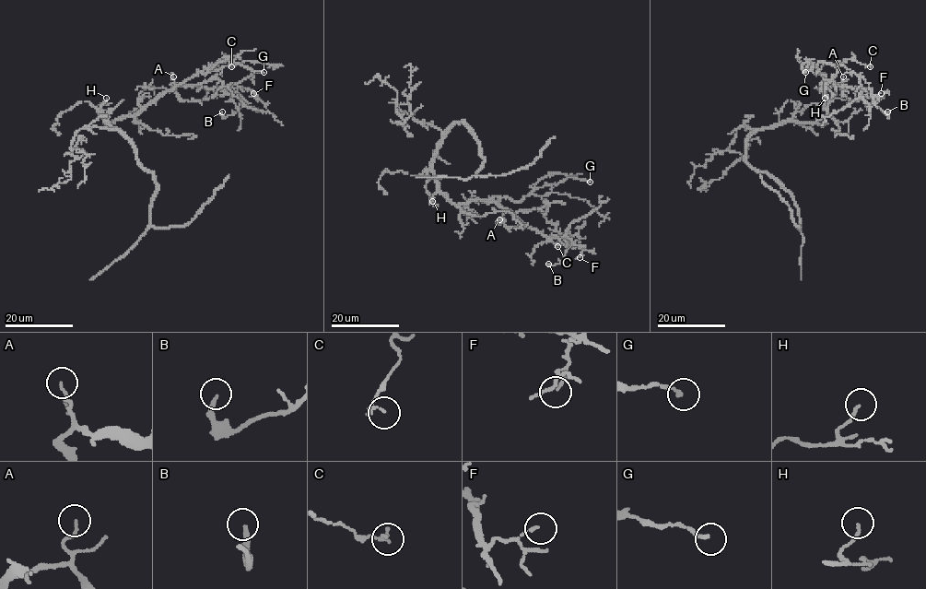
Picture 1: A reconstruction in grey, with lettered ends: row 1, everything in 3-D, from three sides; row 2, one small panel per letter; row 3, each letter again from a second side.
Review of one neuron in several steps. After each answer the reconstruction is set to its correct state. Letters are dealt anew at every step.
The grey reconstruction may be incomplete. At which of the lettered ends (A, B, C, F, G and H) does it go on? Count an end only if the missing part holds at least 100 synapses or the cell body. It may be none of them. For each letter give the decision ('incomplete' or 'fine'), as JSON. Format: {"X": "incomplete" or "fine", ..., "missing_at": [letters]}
{"A": "fine", "B": "fine", "C": "fine", "F": "fine", "G": "fine", "H": "fine", "missing_at": []}

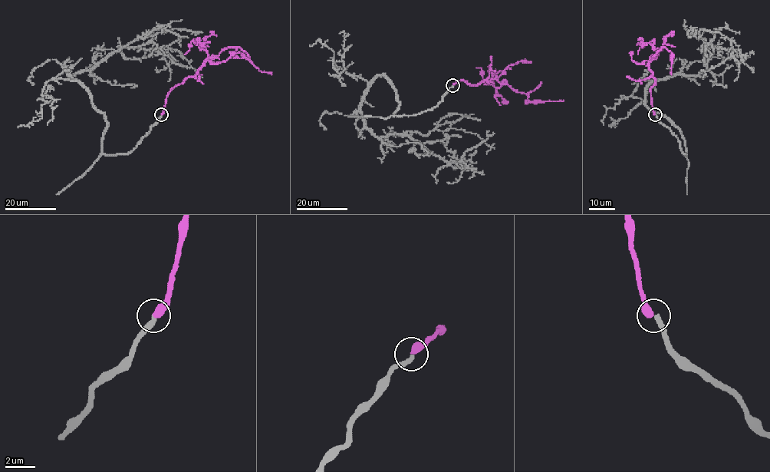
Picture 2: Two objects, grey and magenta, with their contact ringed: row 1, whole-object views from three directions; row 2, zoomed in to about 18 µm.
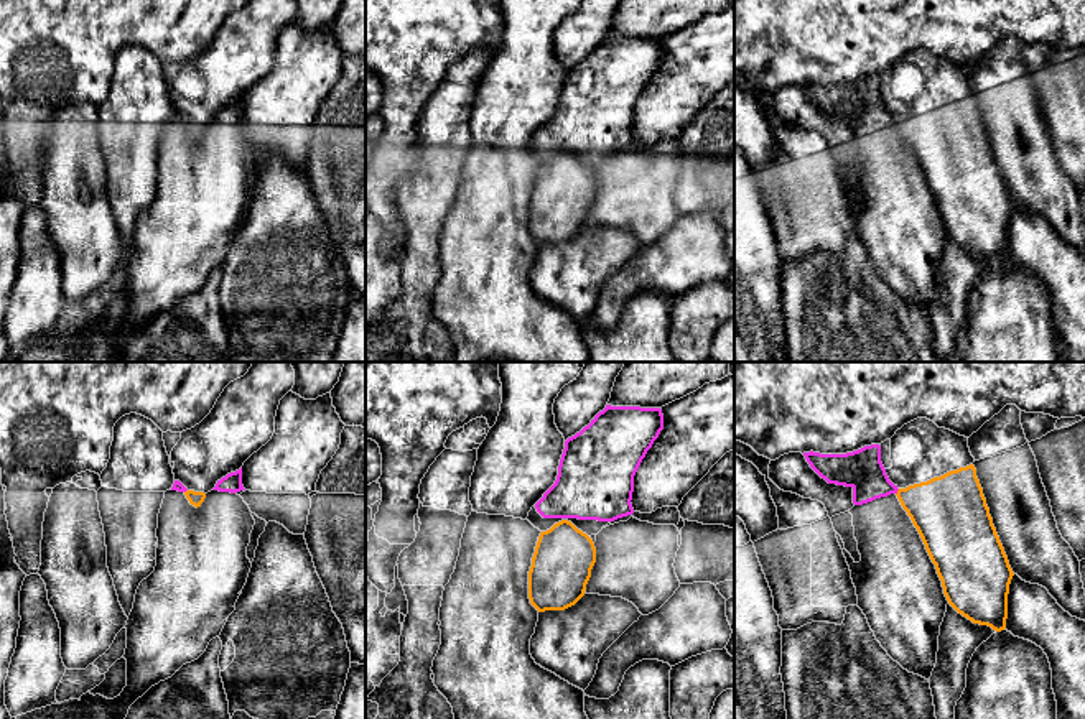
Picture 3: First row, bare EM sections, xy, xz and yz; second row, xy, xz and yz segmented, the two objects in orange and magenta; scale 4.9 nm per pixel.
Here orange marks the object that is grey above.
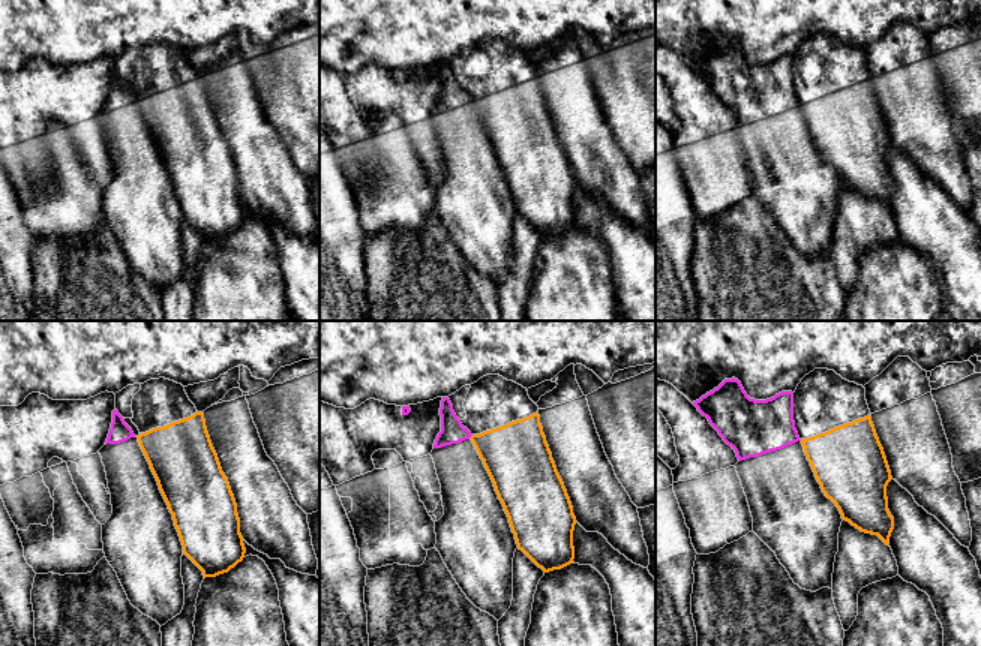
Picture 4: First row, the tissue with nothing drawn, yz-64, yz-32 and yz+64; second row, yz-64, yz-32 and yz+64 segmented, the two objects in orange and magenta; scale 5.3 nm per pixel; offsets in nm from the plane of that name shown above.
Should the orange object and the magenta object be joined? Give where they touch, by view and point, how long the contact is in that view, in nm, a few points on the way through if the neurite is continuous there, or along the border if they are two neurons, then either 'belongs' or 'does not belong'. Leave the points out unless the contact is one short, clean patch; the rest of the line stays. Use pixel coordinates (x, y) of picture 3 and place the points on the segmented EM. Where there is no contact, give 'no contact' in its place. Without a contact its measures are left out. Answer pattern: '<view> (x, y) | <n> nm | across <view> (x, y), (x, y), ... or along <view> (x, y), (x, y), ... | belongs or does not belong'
yz (898, 492) | 40 nm | along yz (899, 489), (896, 494) | does not belong

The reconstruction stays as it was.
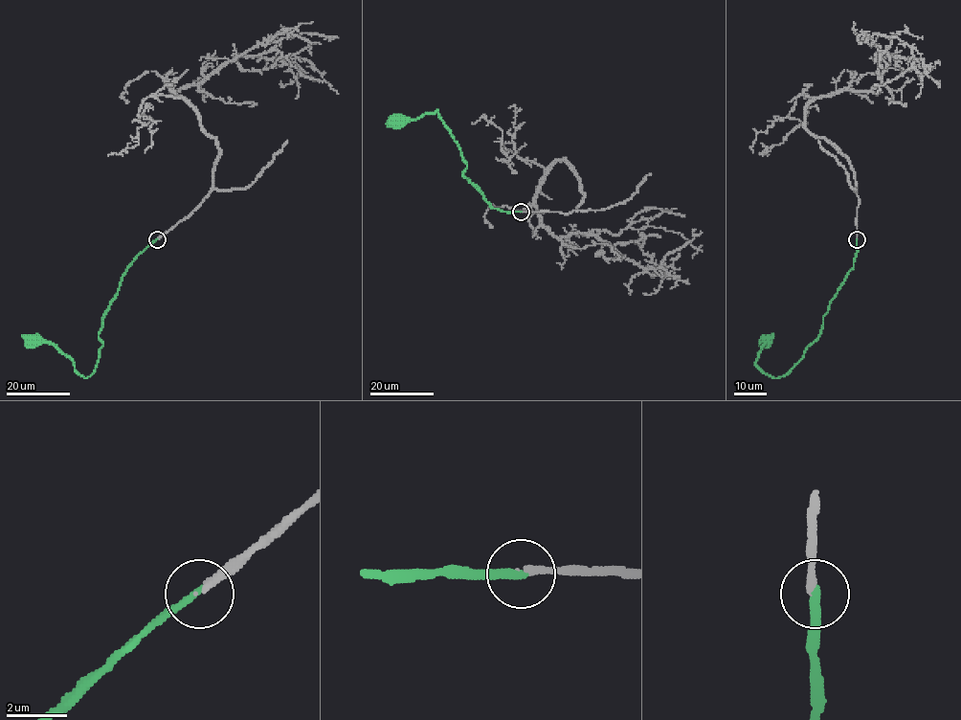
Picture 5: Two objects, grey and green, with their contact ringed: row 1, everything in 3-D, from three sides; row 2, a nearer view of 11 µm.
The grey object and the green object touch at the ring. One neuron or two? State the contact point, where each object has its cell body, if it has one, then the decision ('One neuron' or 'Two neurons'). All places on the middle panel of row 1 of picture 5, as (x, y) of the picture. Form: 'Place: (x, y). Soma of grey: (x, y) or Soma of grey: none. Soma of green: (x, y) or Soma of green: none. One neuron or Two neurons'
Place: (521, 212). Soma of grey: none. Soma of green: (397, 122). One neuron

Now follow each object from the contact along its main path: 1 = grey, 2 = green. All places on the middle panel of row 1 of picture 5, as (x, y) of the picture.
1: (521, 211), (577, 211), (580, 182), (565, 160), (535, 199), (554, 235), (589, 233), (657, 269), (701, 231)
2: (521, 212), (503, 212), (493, 208), (462, 174), (466, 164), (458, 144), (436, 110), (397, 123)

